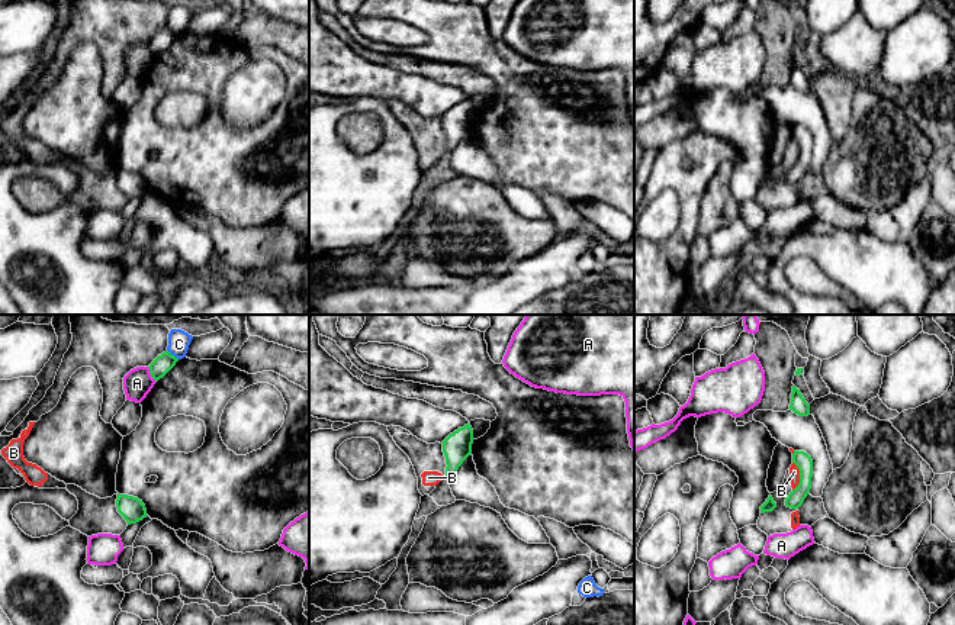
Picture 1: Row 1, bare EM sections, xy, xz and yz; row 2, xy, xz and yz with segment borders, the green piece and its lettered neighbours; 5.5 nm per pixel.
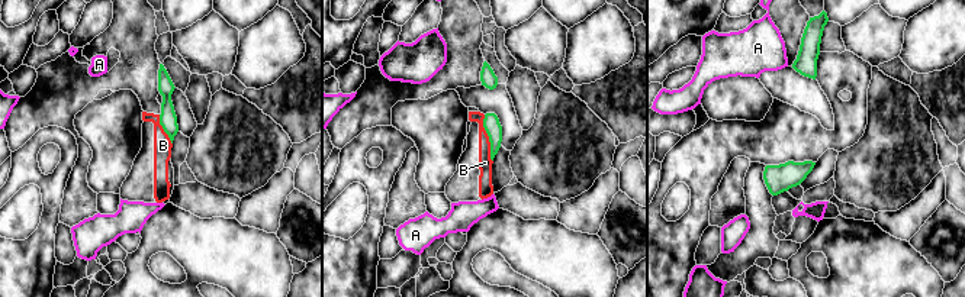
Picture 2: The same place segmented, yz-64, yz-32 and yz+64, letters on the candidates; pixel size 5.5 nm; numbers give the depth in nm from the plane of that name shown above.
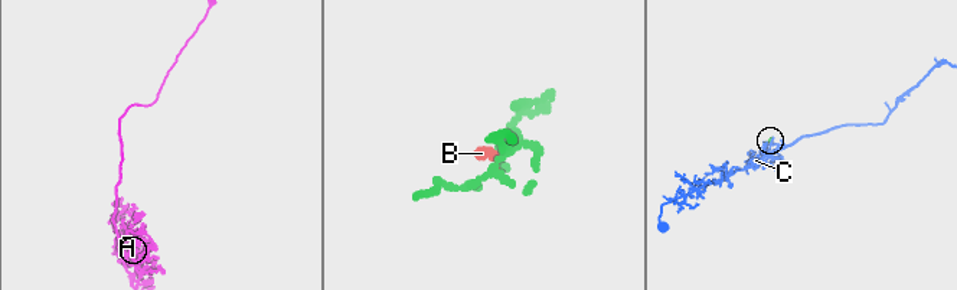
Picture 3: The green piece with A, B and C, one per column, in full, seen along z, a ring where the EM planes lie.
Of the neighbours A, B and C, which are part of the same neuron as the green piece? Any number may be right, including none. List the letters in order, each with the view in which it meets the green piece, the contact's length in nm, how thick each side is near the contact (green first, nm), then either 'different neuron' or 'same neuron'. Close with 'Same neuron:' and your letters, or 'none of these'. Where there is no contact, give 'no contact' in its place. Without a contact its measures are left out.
A: contact in xy; length 100 nm; calibres 100 and 160 nm; different neuron
B: contact in yz; length 170 nm; calibres 90 and 60 nm; different neuron
C: contact in xy; length 90 nm; calibres 100 and 120 nm; different neuron
Same neuron: none of these

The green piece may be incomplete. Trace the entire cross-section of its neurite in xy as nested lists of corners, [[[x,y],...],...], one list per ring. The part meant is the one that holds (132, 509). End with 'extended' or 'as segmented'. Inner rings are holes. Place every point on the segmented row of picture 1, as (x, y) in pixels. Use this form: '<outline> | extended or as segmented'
[[[118,494],[116,499],[118,512],[123,516],[123,519],[131,523],[136,523],[147,518],[147,509],[142,500],[128,494]]] | as segmented

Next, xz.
[[[470,423],[450,434],[443,442],[446,457],[446,477],[451,477],[472,454],[473,429]]] | as segmented

